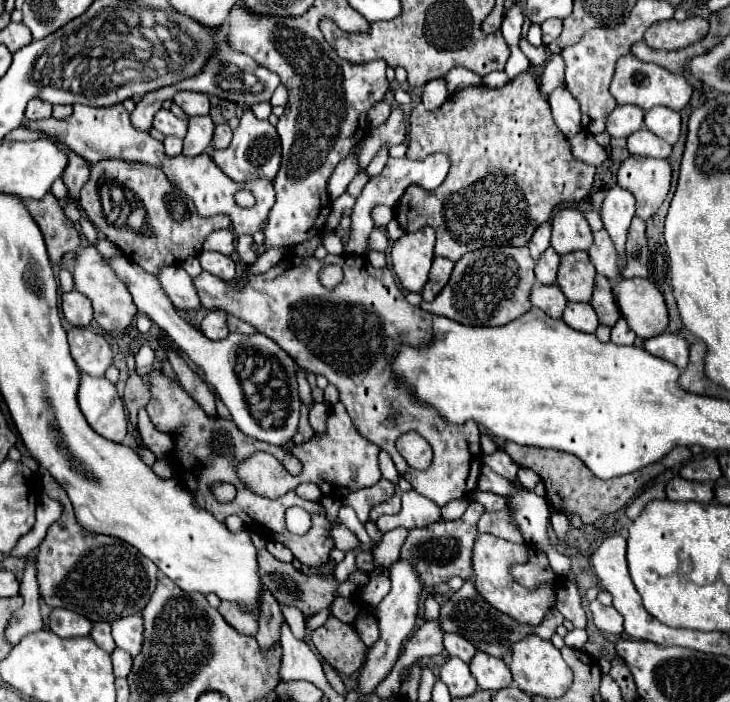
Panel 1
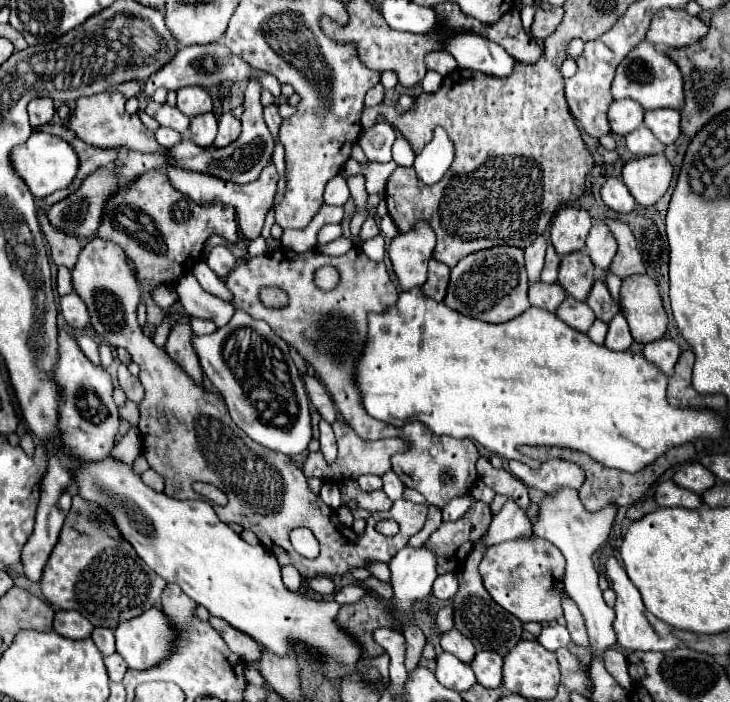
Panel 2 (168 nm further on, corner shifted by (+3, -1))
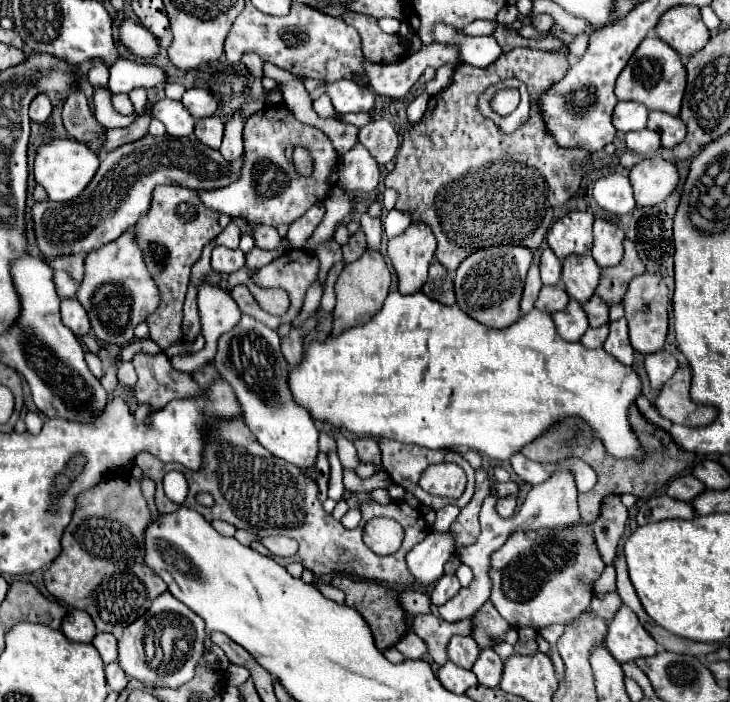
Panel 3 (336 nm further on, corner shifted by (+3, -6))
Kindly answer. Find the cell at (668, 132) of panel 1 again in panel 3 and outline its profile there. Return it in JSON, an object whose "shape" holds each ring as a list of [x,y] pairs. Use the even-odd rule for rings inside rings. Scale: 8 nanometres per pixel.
{"shape":[[[650,112],[648,128],[656,130],[660,134],[664,148],[678,146],[686,136],[686,126],[680,120],[680,116],[670,116],[670,114],[664,114],[664,112]]]}

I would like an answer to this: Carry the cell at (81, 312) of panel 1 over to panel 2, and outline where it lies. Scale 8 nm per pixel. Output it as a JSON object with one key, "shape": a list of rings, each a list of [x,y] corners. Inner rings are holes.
{"shape":[[[76,293],[60,297],[60,309],[62,309],[62,317],[66,319],[66,323],[70,327],[74,327],[74,329],[84,329],[88,325],[88,321],[90,321],[88,309],[86,309],[84,301]]]}

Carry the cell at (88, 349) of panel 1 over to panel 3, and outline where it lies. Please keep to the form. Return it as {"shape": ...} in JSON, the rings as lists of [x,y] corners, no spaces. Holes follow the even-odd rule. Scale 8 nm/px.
{"shape":[[[86,352],[86,364],[88,364],[90,372],[92,372],[92,374],[94,374],[98,380],[104,376],[102,364],[100,364],[100,360],[98,360],[98,356],[96,356],[96,354],[92,354],[92,352]]]}

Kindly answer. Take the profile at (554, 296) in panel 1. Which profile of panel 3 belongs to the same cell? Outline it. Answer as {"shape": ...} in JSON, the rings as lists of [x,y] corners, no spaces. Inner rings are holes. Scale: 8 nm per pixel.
{"shape":[[[542,286],[540,294],[538,294],[538,300],[536,300],[536,308],[542,310],[542,312],[548,312],[548,314],[554,314],[558,310],[564,310],[568,300],[570,300],[570,296],[566,294],[564,288]]]}

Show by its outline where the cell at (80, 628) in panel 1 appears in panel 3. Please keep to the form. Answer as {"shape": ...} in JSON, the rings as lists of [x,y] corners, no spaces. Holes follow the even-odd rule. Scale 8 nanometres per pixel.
{"shape":[[[70,610],[62,622],[62,632],[74,642],[90,642],[96,636],[96,626],[88,612]]]}

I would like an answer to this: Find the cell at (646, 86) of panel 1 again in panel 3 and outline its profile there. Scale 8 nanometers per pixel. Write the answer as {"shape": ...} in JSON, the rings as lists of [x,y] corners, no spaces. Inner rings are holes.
{"shape":[[[648,34],[642,44],[636,48],[626,68],[618,76],[616,96],[618,100],[636,100],[642,102],[648,110],[662,110],[666,114],[678,116],[682,106],[682,96],[686,90],[686,68],[680,54],[662,42],[656,34]]]}

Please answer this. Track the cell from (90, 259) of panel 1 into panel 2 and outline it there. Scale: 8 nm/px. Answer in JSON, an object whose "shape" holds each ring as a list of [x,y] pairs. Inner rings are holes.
{"shape":[[[100,237],[90,239],[82,247],[78,263],[72,269],[72,283],[74,291],[88,305],[90,323],[96,333],[112,347],[124,347],[140,367],[140,381],[146,389],[146,397],[140,403],[138,427],[144,441],[144,457],[166,481],[164,493],[170,493],[170,497],[176,499],[196,499],[192,483],[204,481],[216,485],[228,495],[226,507],[214,507],[220,521],[252,529],[264,547],[276,555],[280,565],[294,565],[302,577],[310,579],[344,575],[350,567],[364,567],[366,561],[388,563],[392,553],[400,551],[406,545],[406,539],[422,529],[428,505],[398,499],[390,511],[372,513],[368,517],[364,535],[348,535],[346,527],[338,523],[336,513],[308,489],[304,473],[300,473],[288,455],[256,445],[256,441],[234,425],[220,395],[194,385],[164,349],[156,347],[152,339],[142,333],[142,327],[136,321],[140,285],[126,265],[126,255],[116,243]],[[382,519],[394,519],[400,525],[400,533],[396,537],[384,537],[376,531],[376,523]],[[294,527],[312,529],[320,541],[320,555],[316,559],[306,559],[294,551],[288,539],[288,533]]]}

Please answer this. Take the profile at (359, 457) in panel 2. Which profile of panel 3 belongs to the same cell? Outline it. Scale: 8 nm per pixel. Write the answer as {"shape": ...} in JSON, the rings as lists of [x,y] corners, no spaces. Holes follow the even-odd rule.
{"shape":[[[360,438],[360,440],[354,440],[354,446],[356,446],[362,462],[374,462],[376,470],[382,470],[382,466],[380,466],[380,448],[378,448],[376,440]]]}

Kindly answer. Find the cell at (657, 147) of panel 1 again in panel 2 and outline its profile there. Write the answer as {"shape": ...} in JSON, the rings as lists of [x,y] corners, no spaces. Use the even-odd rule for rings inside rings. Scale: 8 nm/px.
{"shape":[[[640,125],[636,131],[628,133],[626,147],[634,155],[660,155],[666,149],[666,145],[660,143],[646,125]]]}

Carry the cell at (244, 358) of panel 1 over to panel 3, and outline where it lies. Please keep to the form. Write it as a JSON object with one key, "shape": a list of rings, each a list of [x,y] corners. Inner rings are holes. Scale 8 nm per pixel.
{"shape":[[[242,316],[238,326],[234,326],[228,334],[223,334],[218,340],[214,366],[218,374],[224,376],[234,388],[244,410],[244,422],[258,438],[258,442],[274,456],[298,468],[306,470],[314,466],[318,456],[318,430],[310,414],[292,402],[292,394],[288,390],[286,380],[288,364],[280,354],[278,334],[272,328],[266,328],[264,324],[256,322],[254,318]]]}

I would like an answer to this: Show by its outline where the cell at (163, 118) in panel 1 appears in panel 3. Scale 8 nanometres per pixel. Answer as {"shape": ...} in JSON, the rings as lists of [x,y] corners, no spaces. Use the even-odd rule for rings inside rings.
{"shape":[[[164,98],[164,100],[156,102],[152,114],[154,114],[154,118],[158,118],[166,126],[168,134],[184,136],[184,134],[192,134],[194,132],[194,118],[184,108],[184,104],[178,102],[178,100]]]}

